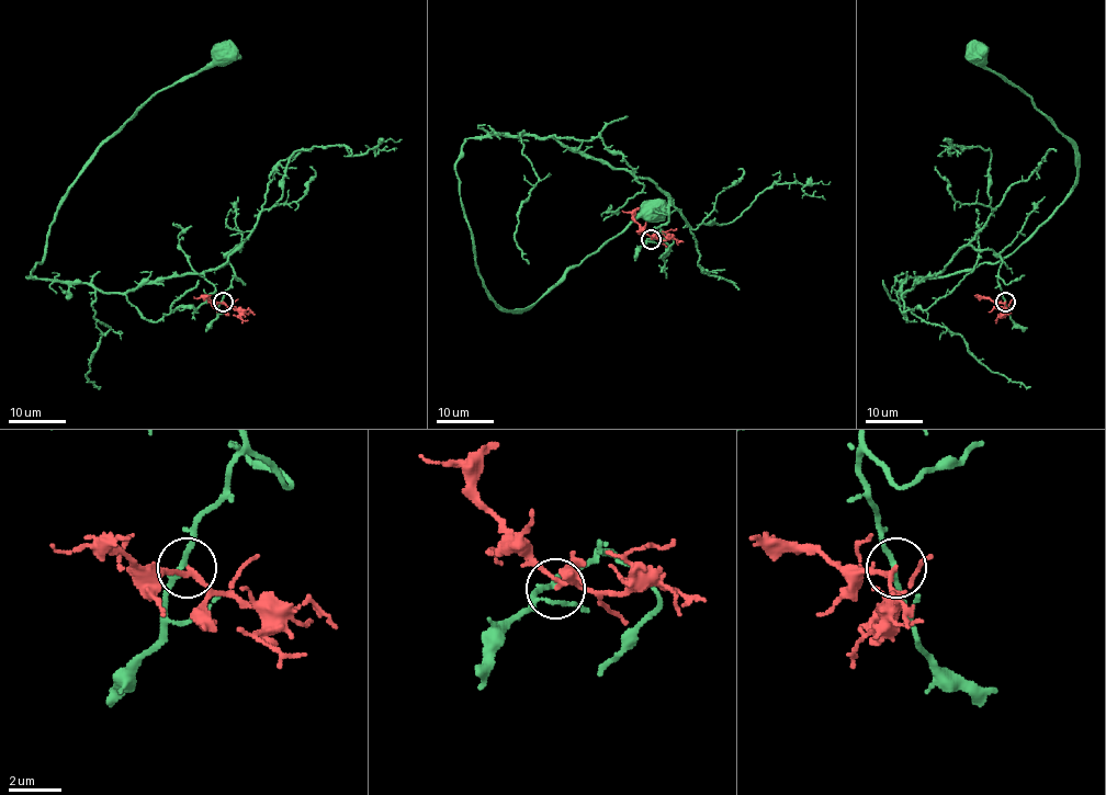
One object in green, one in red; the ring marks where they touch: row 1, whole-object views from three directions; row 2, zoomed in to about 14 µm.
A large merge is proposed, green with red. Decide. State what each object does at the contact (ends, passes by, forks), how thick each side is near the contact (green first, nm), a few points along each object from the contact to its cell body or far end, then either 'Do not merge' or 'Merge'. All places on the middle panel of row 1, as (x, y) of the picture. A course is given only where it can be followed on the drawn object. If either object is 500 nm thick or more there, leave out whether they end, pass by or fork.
At the ring green passes by. At the ring red passes by. Thickness 190 nm (green) against 160 nm. Course of green: (651, 239), (667, 199), (551, 137), (467, 138), (455, 165), (474, 263), (504, 310), (531, 306), (655, 209). Course of red: (651, 239), (629, 213), (622, 211). Do not merge

